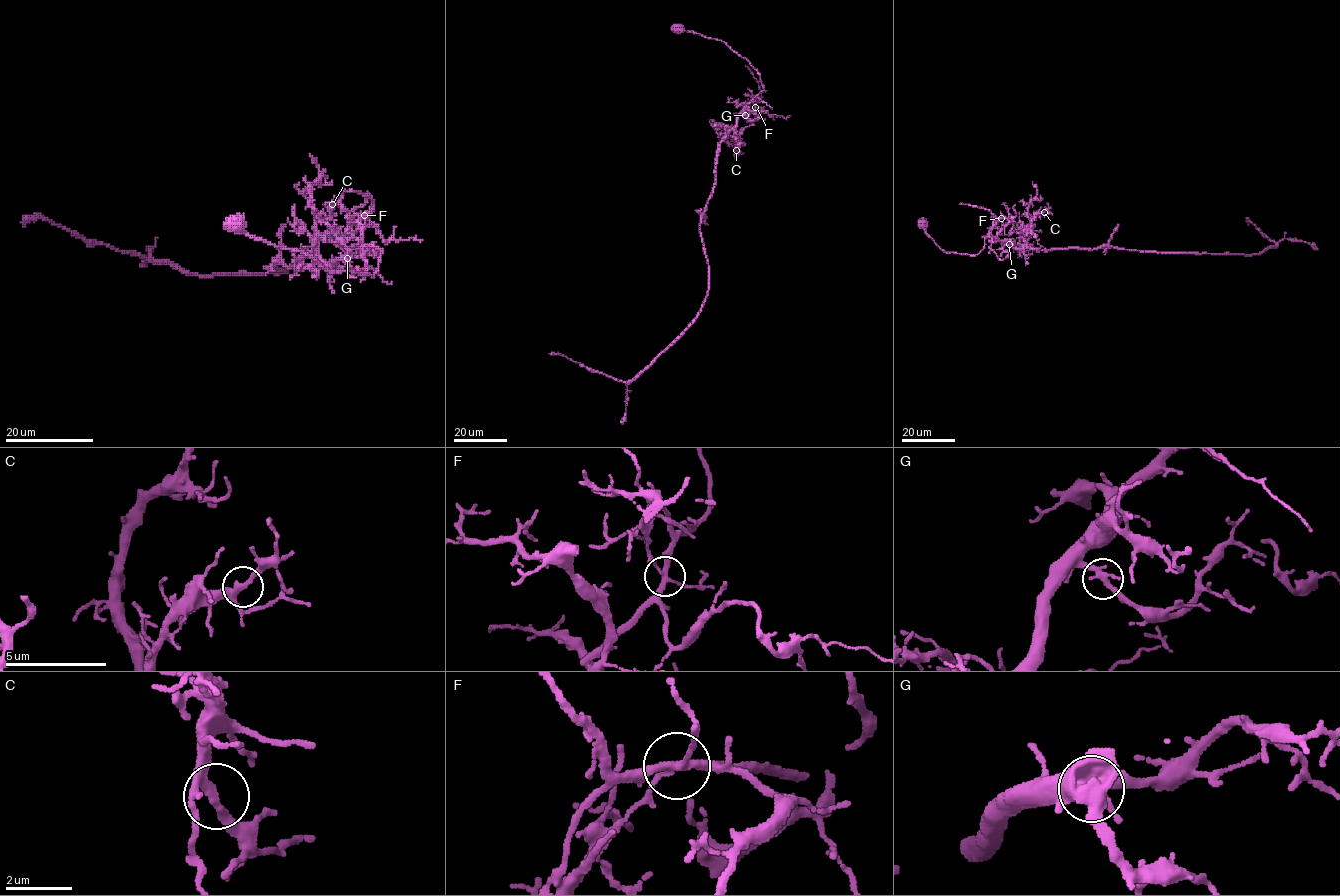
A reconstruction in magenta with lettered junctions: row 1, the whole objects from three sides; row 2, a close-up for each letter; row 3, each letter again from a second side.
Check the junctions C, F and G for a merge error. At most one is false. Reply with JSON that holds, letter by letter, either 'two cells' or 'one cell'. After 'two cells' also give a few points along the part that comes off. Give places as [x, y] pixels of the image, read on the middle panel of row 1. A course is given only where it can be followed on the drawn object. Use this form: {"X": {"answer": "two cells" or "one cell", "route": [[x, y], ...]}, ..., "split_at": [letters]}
{"C": {"answer": "one cell"}, "F": {"answer": "two cells", "route": [[755, 107], [757, 116], [762, 111], [767, 111], [769, 116], [790, 116]]}, "G": {"answer": "one cell"}, "split_at": ["F"]}

